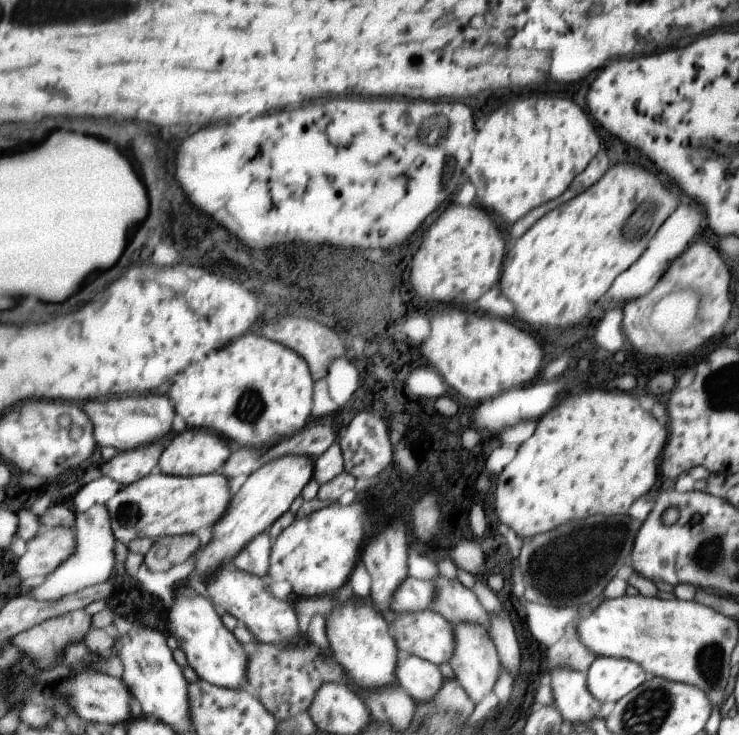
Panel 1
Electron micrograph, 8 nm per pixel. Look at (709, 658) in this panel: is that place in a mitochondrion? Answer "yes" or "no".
yes

